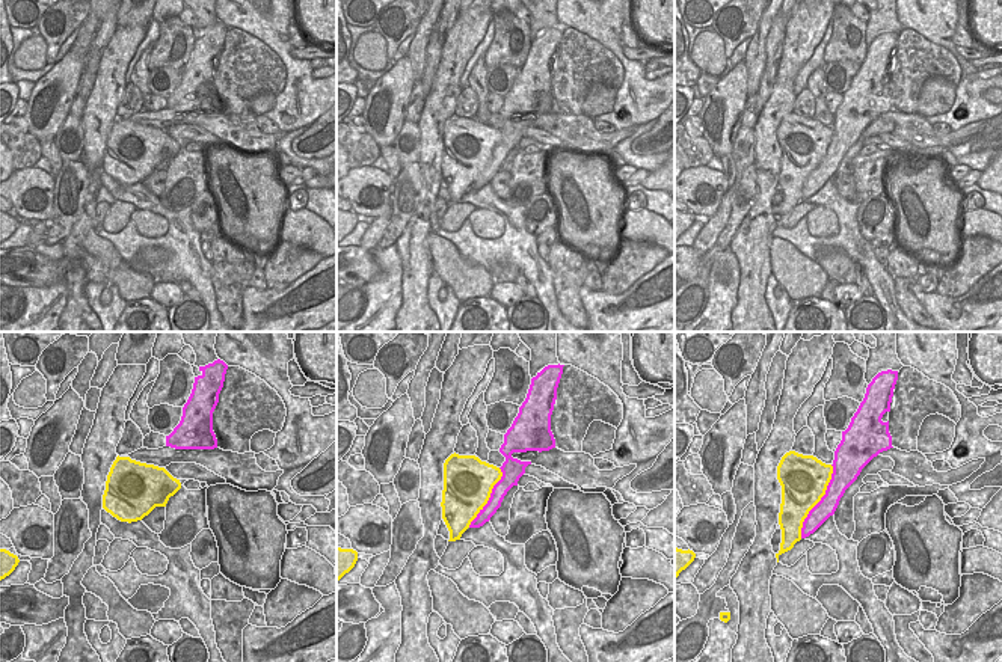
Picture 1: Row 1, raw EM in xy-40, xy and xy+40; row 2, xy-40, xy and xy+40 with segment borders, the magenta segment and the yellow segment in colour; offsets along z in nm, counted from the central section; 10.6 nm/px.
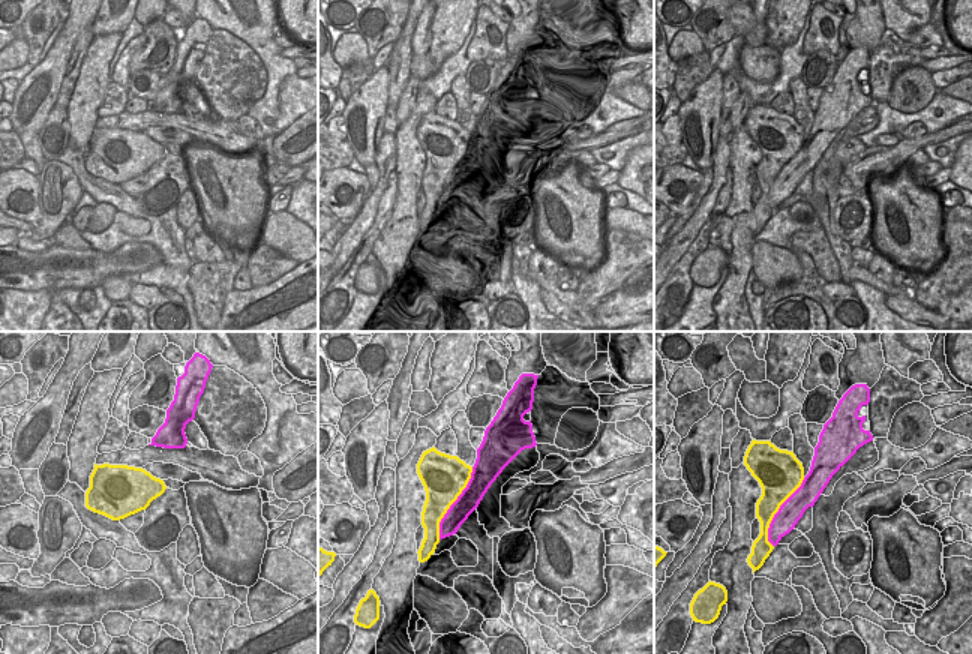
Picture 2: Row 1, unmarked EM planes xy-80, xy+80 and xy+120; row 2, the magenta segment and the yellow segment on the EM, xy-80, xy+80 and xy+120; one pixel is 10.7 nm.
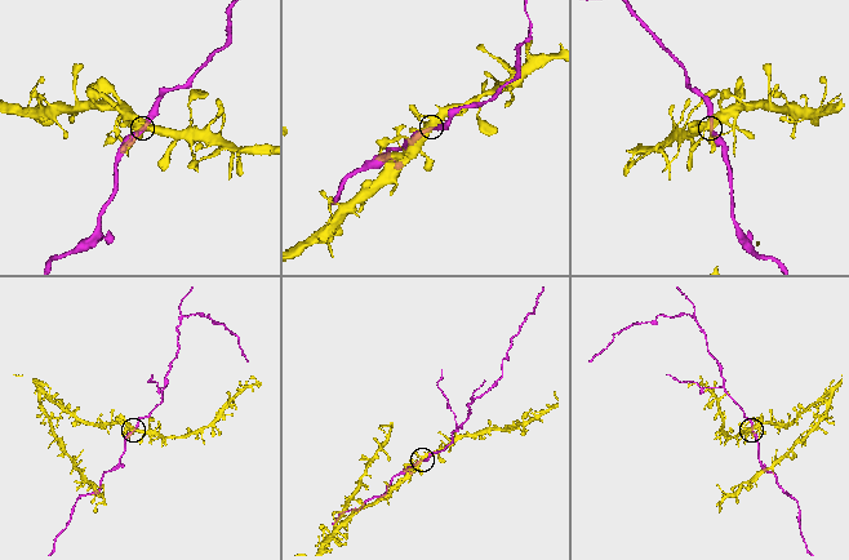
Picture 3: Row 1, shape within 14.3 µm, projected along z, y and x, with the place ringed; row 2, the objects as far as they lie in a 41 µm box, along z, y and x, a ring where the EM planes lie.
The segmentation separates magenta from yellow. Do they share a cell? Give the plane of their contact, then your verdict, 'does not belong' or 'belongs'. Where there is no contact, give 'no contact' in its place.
contact in xy+40; does not belong

